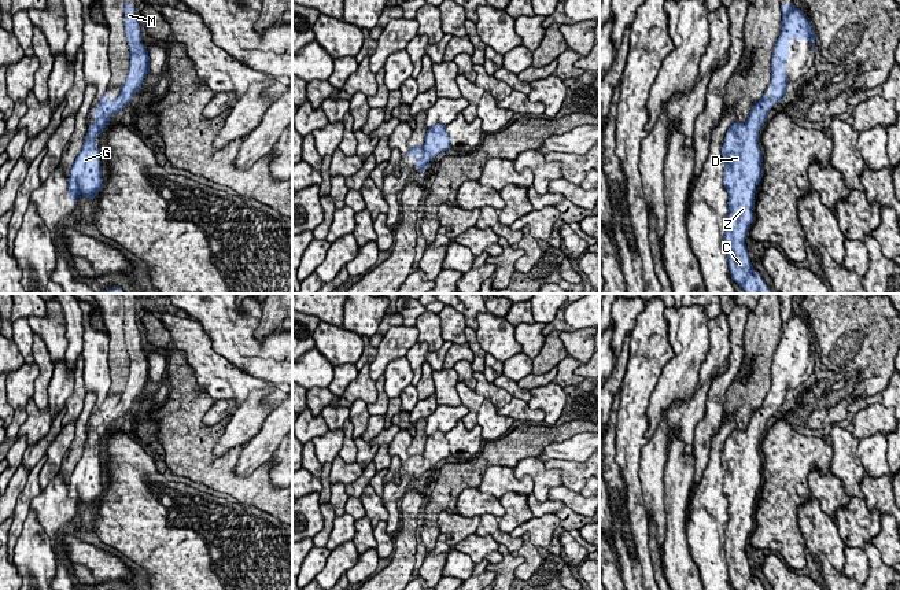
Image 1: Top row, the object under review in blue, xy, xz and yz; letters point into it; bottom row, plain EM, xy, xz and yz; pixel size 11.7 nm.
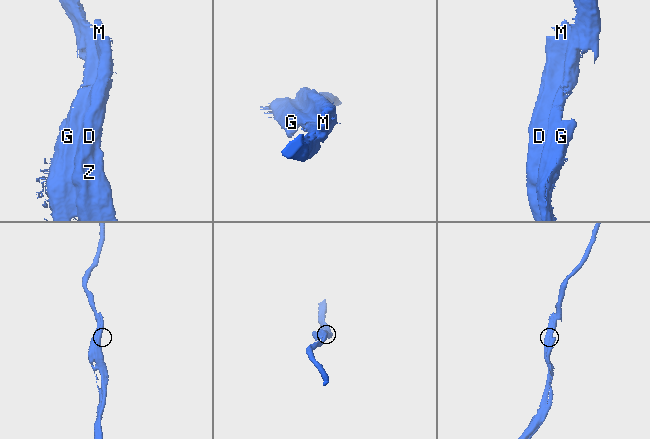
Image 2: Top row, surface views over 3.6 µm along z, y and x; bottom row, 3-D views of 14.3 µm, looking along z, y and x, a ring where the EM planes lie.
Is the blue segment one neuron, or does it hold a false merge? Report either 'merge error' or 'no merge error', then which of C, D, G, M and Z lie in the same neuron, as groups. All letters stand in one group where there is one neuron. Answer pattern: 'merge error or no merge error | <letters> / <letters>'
merge error | C D Z / G M

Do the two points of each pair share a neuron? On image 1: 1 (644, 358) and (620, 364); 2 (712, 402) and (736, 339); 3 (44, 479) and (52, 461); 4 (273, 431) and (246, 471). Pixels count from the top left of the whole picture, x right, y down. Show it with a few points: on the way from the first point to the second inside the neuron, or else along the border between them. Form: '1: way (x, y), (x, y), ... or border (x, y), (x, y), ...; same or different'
1: border (631, 335), (627, 371), (620, 387); different
2: way (719, 387), (733, 369), (736, 354); same
3: way (47, 475), (52, 465); same
4: way (268, 441), (249, 461); same

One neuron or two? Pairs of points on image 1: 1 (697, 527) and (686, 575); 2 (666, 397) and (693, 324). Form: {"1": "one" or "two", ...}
{"1": "two", "2": "one"}

